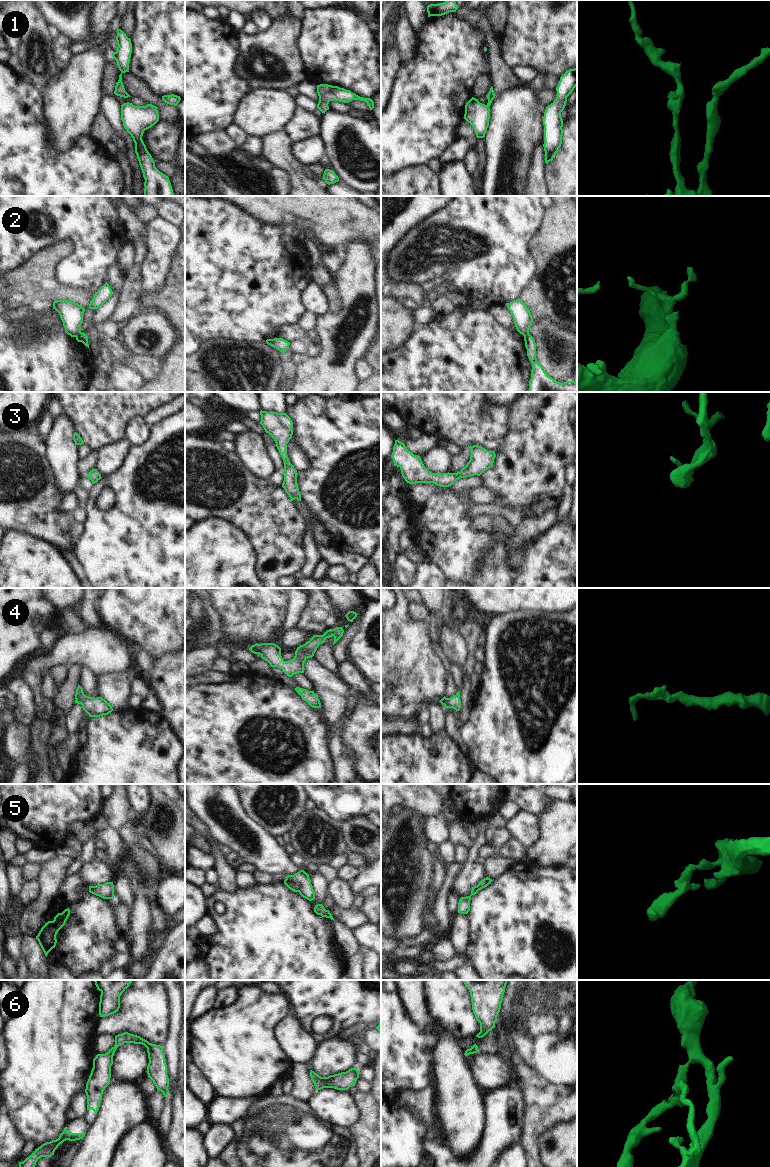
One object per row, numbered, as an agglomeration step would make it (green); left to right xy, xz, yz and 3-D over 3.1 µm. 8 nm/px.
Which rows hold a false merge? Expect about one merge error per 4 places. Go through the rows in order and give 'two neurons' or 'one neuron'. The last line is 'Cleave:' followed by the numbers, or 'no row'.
1: one neuron
2: two neurons
3: one neuron
4: one neuron
5: two neurons
6: one neuron
Cleave: 2, 5

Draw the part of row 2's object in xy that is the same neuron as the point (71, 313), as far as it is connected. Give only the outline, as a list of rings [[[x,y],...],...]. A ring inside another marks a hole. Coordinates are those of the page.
[[[56,300],[53,302],[55,309],[63,322],[65,332],[71,337],[77,337],[81,334],[81,324],[83,322],[83,313],[85,308],[78,303],[68,300]]]

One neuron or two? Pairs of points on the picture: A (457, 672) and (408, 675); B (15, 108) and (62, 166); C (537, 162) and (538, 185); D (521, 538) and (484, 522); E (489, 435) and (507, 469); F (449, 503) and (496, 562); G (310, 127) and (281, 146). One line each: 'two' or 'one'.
A: two
B: one
C: one
D: one
E: two
F: two
G: two

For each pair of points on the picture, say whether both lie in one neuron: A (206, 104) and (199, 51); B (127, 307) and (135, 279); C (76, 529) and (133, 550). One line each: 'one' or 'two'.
A: one
B: one
C: two

